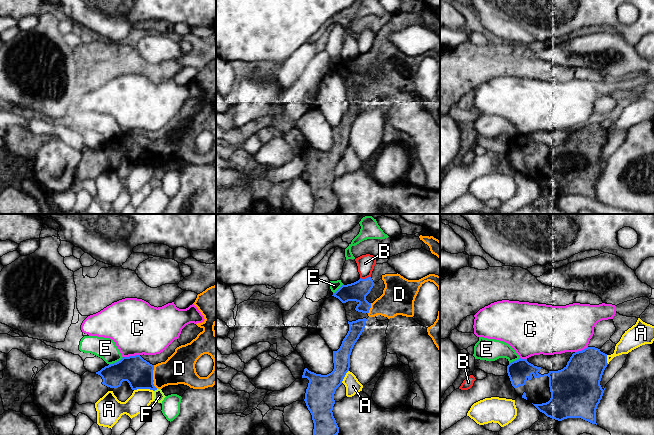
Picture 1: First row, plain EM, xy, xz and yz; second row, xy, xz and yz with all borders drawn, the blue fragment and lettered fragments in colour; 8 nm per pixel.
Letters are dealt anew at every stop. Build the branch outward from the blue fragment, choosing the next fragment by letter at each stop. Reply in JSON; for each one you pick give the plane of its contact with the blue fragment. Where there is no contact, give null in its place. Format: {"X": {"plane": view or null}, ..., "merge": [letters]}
{"D": {"plane": "xy"}, "merge": ["D"]}

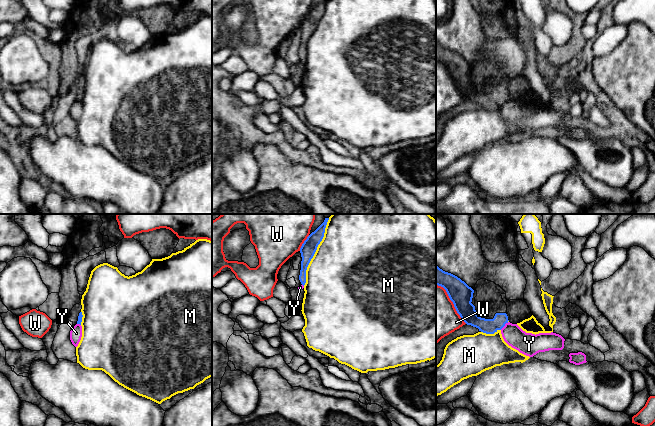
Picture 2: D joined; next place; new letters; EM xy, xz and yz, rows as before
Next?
{"merge": []}

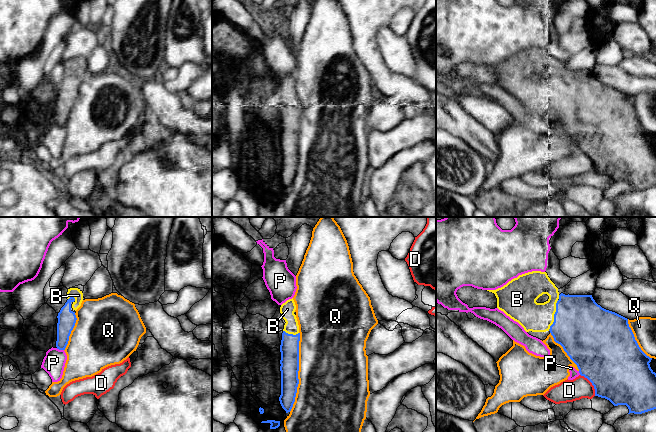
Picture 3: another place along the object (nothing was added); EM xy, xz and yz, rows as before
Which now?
{"B": {"plane": "yz"}, "merge": ["B"]}

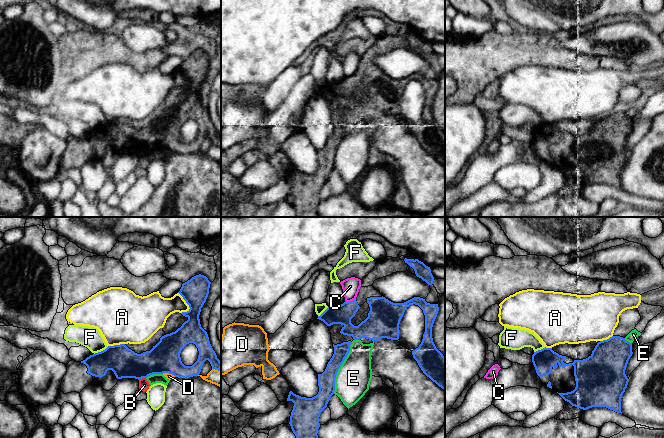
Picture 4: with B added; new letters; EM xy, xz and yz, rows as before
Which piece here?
{"merge": []}

